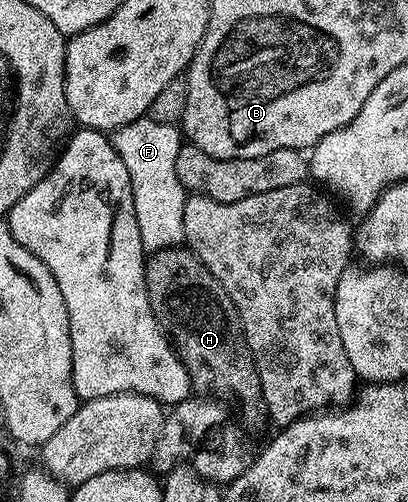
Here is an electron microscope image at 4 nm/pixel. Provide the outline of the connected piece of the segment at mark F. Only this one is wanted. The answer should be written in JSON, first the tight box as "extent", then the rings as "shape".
{"extent":[111,117,186,253],"shape":[[[147,117],[136,119],[130,125],[122,125],[111,132],[112,144],[122,157],[122,165],[126,165],[126,173],[130,173],[130,185],[134,197],[134,217],[138,217],[138,237],[142,237],[145,252],[151,253],[179,247],[184,243],[184,226],[182,213],[186,192],[178,181],[178,173],[174,170],[174,161],[178,161],[178,149],[182,146],[182,131],[177,124],[163,124]]]}

